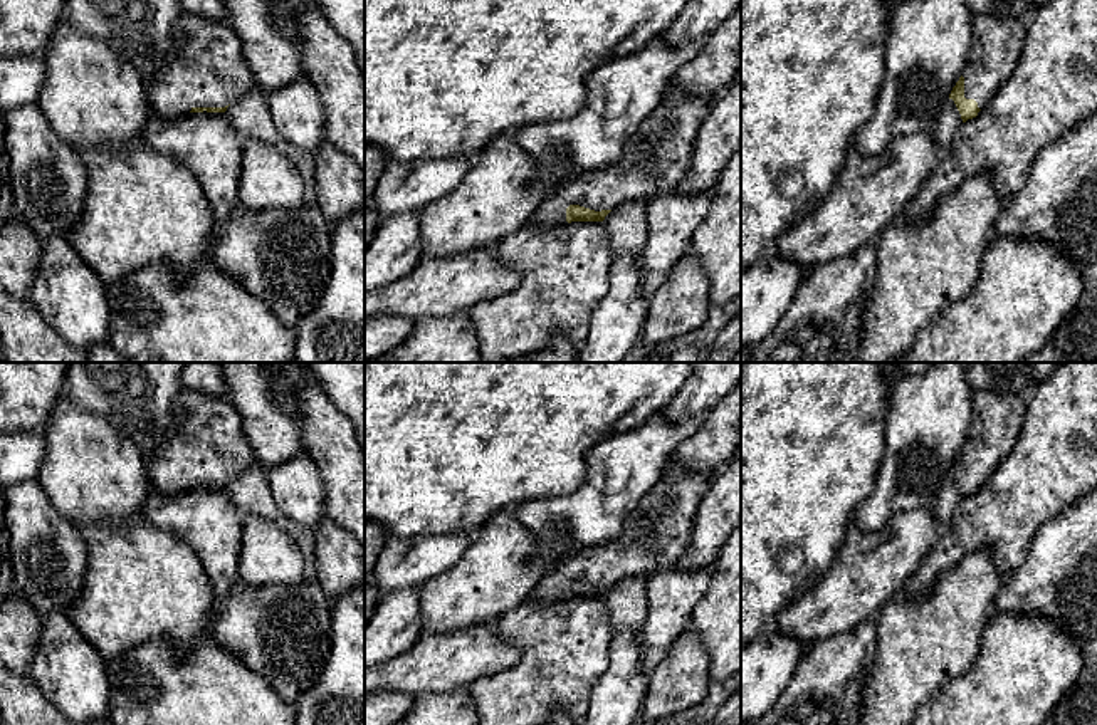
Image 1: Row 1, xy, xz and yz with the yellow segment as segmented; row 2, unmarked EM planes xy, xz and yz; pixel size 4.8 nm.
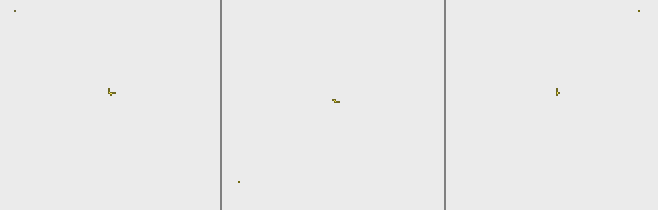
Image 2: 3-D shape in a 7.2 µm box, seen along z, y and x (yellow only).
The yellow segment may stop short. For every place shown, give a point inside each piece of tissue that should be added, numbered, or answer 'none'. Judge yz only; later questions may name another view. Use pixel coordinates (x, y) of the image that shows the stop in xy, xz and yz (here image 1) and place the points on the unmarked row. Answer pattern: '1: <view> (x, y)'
1: yz (997, 418)

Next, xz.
1: xz (654, 536)

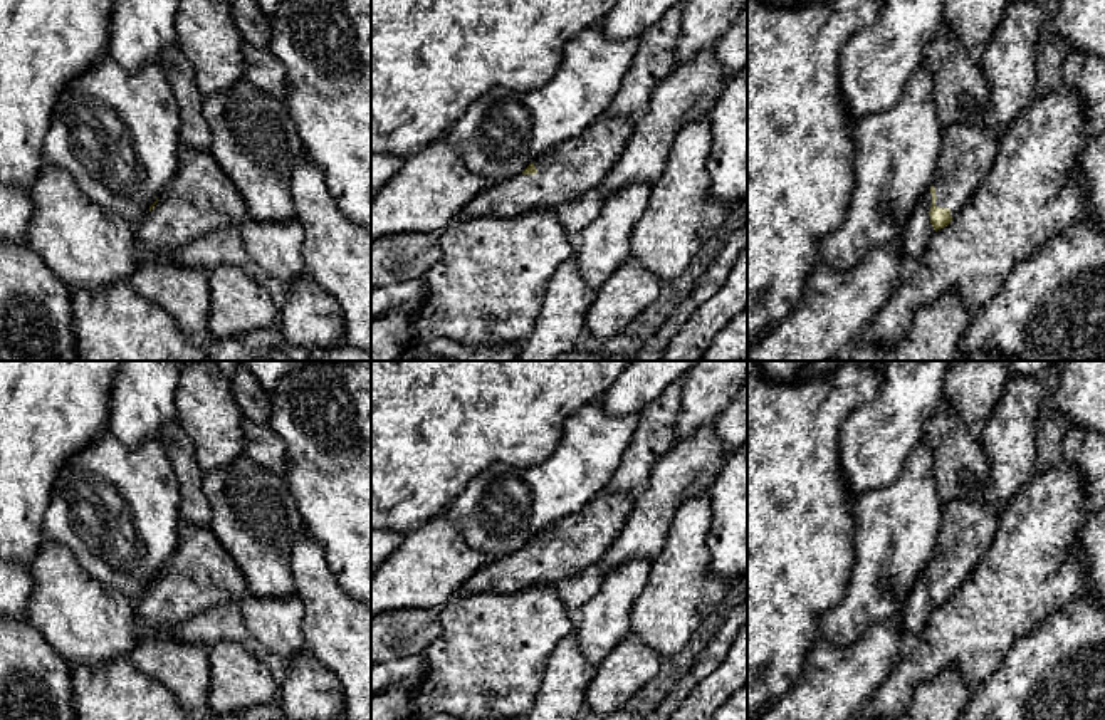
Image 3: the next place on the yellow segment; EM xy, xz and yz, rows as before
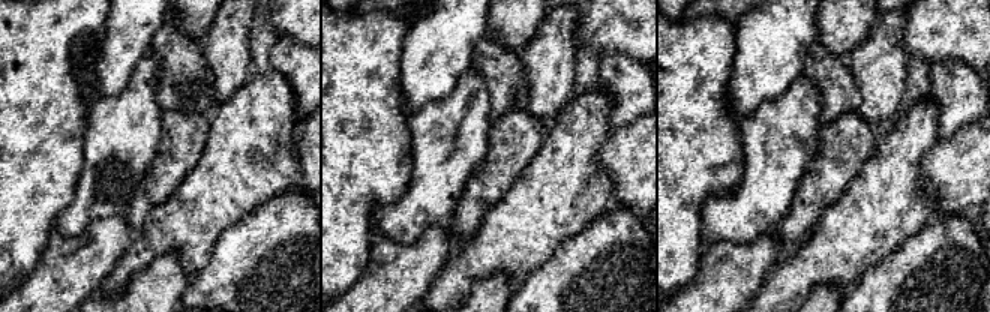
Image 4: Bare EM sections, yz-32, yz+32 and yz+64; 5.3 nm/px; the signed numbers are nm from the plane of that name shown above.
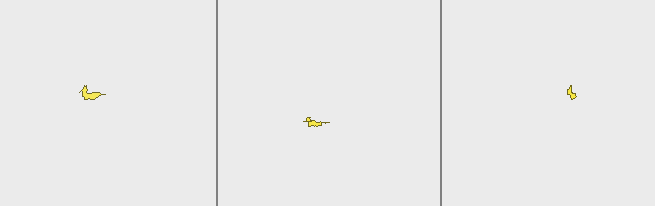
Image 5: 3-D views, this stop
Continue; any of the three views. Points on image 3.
1: yz (968, 529)

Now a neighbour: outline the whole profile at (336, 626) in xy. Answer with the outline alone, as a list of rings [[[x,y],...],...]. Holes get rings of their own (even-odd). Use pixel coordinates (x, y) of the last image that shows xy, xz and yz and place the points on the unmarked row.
[[[306,532],[289,549],[296,596],[302,601],[301,624],[306,650],[338,678],[344,697],[346,720],[371,720],[371,606],[351,597],[336,581],[324,547]]]

